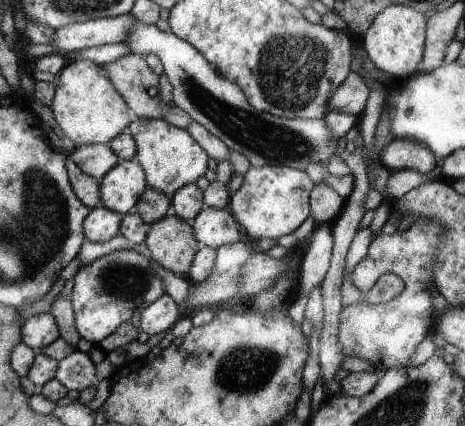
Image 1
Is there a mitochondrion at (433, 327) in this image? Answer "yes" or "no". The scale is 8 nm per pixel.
no

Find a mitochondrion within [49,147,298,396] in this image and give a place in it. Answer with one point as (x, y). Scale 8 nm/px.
(125, 280)

